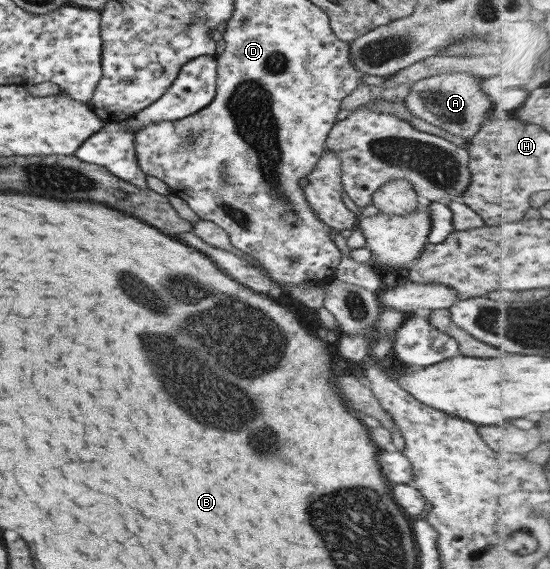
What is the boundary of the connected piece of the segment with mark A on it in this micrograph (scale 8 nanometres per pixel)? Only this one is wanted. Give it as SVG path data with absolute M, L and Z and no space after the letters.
M452 71L412 83L404 104L412 114L454 136L469 140L488 119L494 107L481 89L482 79L472 73Z

